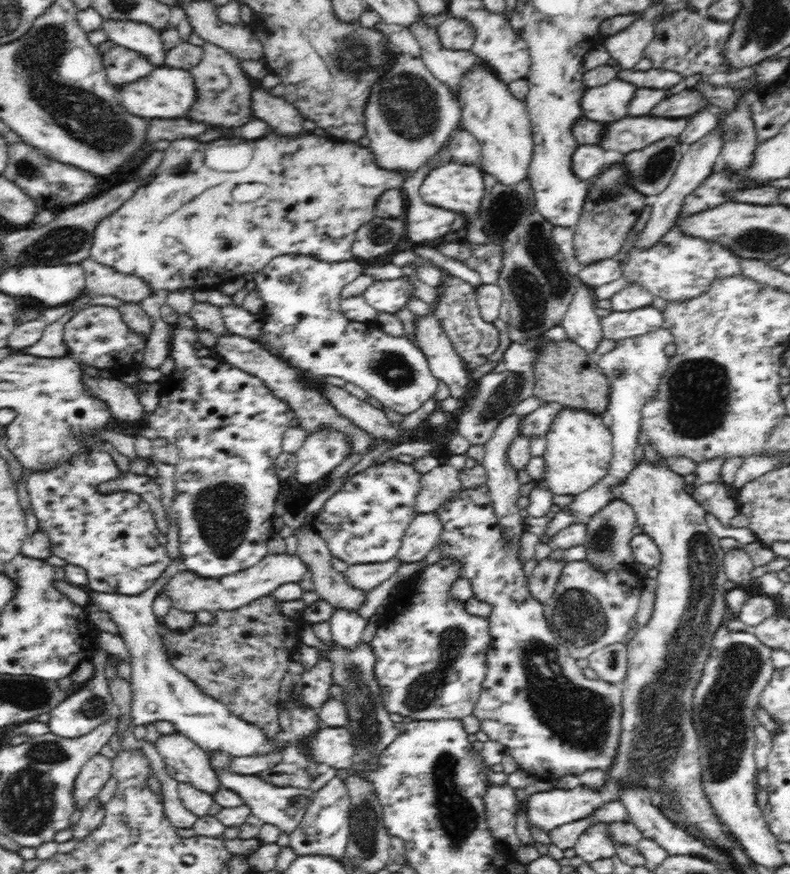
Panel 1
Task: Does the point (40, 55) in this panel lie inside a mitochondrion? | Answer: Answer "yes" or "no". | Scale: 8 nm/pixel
yes

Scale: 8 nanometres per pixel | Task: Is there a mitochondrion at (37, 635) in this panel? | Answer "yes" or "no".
no

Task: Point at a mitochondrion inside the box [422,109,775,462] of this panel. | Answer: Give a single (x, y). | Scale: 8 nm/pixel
(534, 287)

